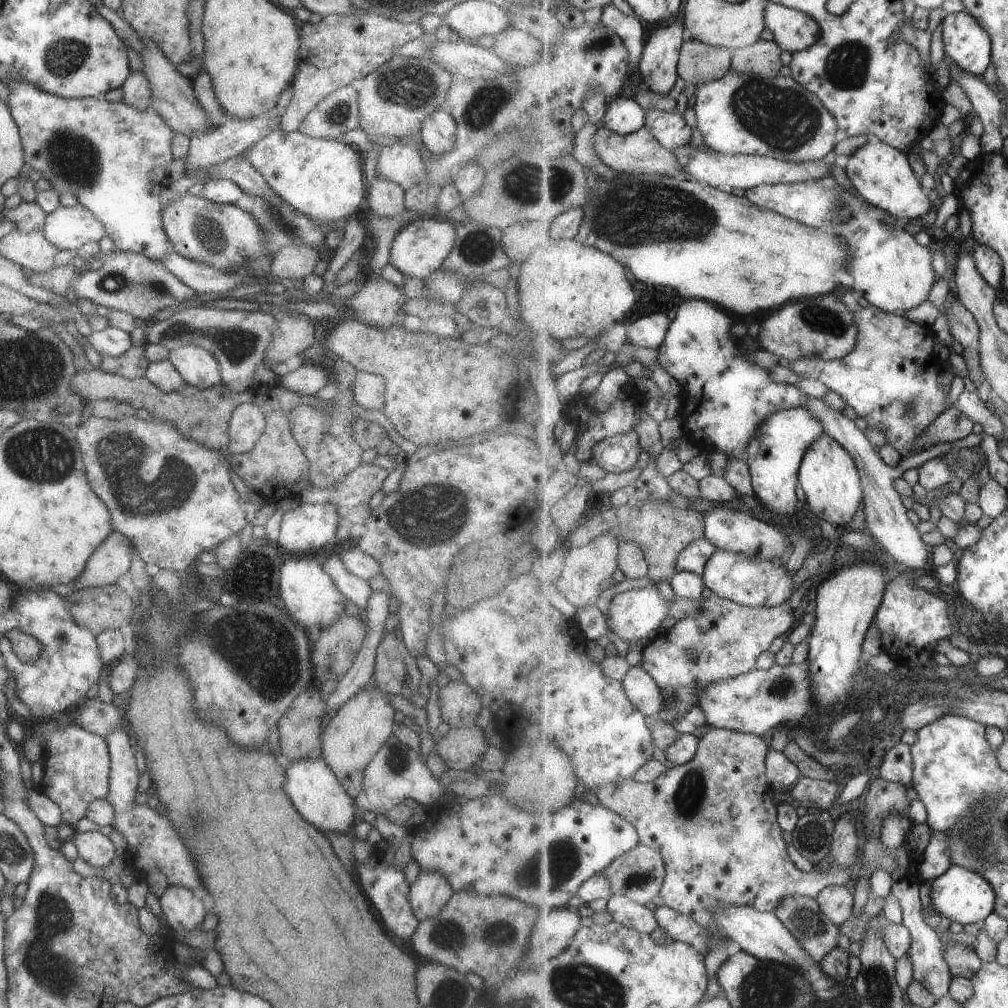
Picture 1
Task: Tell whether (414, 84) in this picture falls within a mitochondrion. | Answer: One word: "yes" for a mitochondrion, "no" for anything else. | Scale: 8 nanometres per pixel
yes

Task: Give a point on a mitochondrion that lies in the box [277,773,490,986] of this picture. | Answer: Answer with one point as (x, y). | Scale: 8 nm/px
(447, 935)

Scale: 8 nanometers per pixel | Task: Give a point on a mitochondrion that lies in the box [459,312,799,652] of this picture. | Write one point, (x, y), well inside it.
(584, 574)

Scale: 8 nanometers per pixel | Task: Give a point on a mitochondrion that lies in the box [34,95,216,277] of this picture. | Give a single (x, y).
(67, 155)

